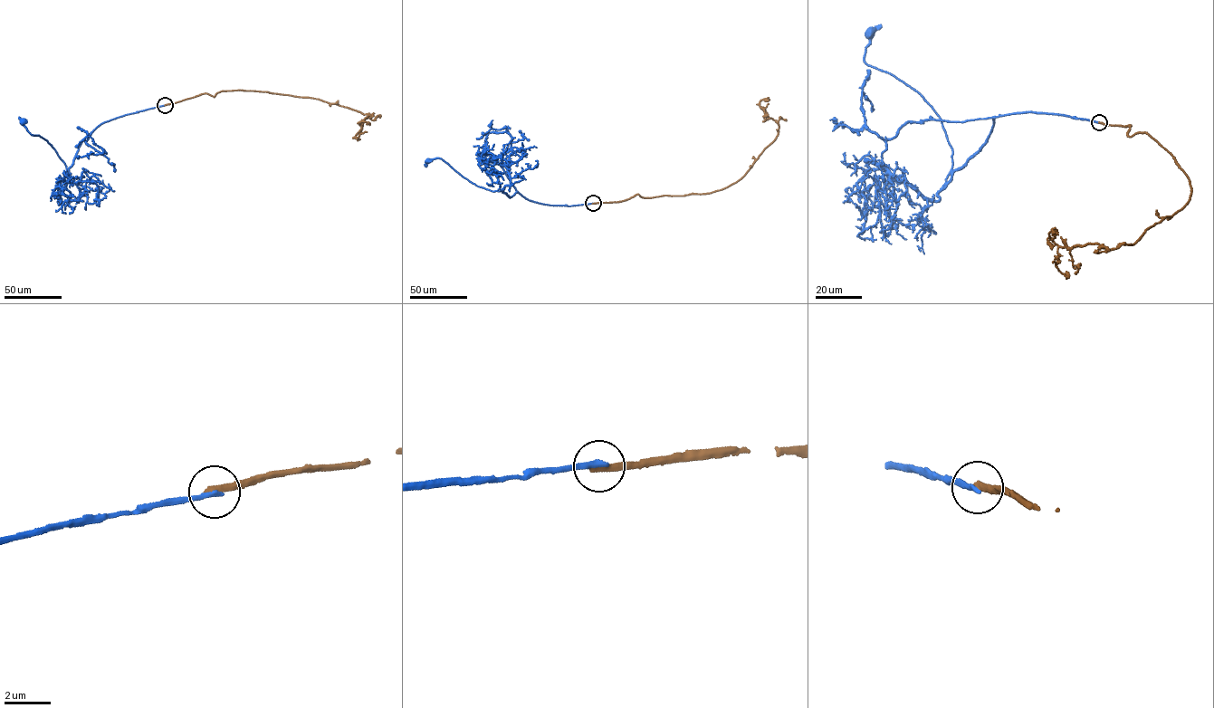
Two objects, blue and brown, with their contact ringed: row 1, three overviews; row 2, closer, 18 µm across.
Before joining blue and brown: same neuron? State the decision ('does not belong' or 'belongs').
does not belong

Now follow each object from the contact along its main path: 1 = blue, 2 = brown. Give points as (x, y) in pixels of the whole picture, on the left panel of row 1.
1: (165, 105), (100, 124), (81, 142), (68, 176), (64, 163), (53, 148), (39, 135), (31, 135), (23, 121)
2: (165, 105), (240, 90), (310, 97), (368, 115), (371, 118), (360, 125), (358, 138)

